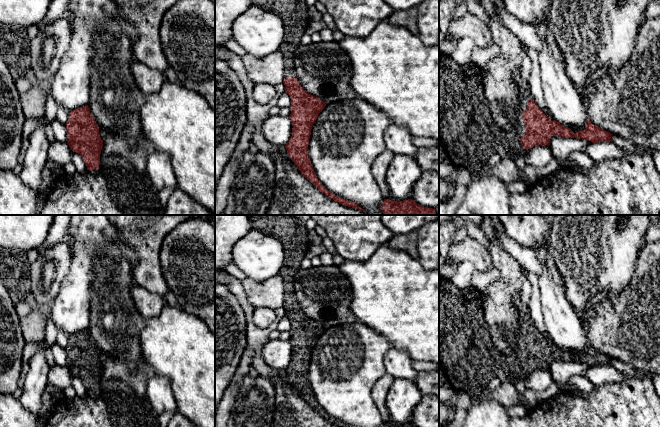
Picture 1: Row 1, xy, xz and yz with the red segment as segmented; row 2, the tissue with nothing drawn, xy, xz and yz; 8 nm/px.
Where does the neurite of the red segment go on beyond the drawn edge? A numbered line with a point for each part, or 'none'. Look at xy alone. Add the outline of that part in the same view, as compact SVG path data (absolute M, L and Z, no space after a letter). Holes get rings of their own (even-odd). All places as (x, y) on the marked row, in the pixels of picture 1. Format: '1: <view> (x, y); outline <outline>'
none

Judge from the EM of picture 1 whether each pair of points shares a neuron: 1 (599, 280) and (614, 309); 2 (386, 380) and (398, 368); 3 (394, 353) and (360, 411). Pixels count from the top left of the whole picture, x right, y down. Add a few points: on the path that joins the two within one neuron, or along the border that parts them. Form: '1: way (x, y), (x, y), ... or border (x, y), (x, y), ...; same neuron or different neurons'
1: border (627, 284), (586, 305); different neurons
2: border (387, 372), (394, 377); different neurons
3: border (391, 345), (384, 358), (386, 372); different neurons

